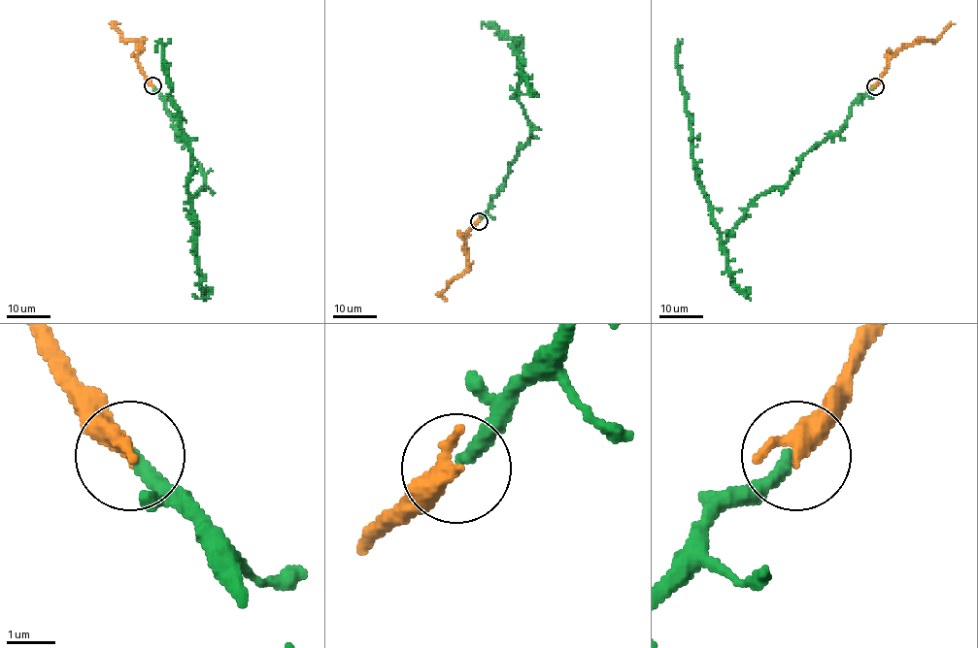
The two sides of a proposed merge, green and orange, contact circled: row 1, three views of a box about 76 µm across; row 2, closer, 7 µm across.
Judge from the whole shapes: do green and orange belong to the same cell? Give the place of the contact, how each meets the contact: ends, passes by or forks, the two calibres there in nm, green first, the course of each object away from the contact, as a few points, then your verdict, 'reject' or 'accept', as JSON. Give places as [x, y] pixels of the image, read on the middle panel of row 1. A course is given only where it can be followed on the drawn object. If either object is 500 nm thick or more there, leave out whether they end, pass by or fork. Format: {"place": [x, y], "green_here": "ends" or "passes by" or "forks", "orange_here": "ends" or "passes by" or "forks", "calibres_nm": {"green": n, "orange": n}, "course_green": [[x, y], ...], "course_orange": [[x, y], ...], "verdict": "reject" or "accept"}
{"place": [479, 221], "green_here": "ends", "orange_here": "ends", "calibres_nm": {"green": 280, "orange": 440}, "course_green": [[479, 221], [504, 184], [510, 163], [529, 140], [530, 129], [520, 101], [519, 42], [482, 23]], "course_orange": [[479, 221], [463, 235], [465, 271], [439, 295], [446, 300]], "verdict": "accept"}

